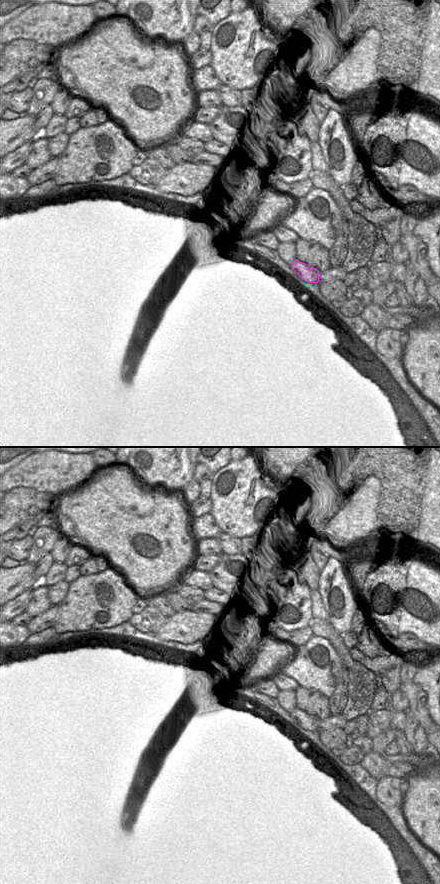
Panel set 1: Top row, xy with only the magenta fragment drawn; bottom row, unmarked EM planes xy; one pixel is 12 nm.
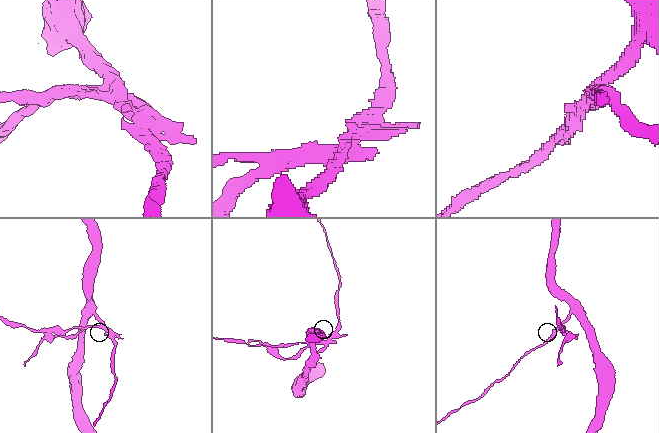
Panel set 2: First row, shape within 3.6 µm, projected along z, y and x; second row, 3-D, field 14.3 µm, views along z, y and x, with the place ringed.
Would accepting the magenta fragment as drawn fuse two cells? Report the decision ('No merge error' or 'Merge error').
Merge error

